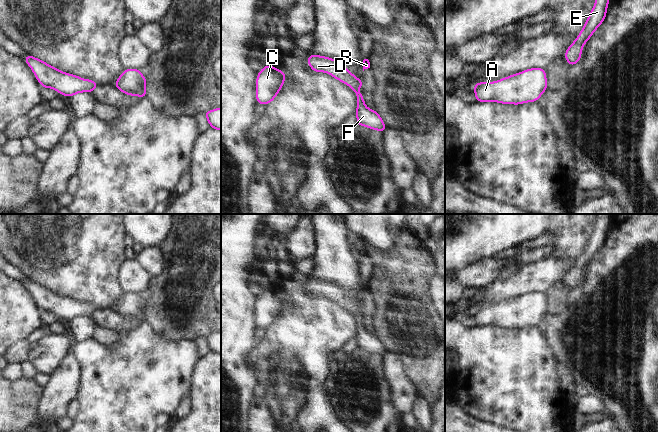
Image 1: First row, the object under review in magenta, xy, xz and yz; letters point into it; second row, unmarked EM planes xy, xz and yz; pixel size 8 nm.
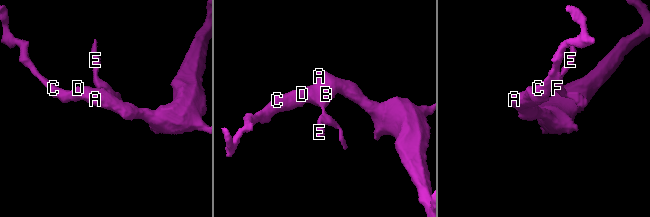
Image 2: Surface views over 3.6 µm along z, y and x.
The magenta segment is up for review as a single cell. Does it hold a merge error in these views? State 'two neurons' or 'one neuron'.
one neuron

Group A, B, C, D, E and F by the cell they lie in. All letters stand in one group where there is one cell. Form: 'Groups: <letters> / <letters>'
Groups: A B C D E F

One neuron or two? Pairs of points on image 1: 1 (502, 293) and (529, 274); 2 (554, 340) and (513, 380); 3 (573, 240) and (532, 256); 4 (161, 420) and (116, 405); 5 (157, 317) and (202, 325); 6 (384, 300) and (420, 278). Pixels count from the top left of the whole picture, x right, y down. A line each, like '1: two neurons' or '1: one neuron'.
1: one neuron
2: two neurons
3: two neurons
4: two neurons
5: one neuron
6: one neuron

